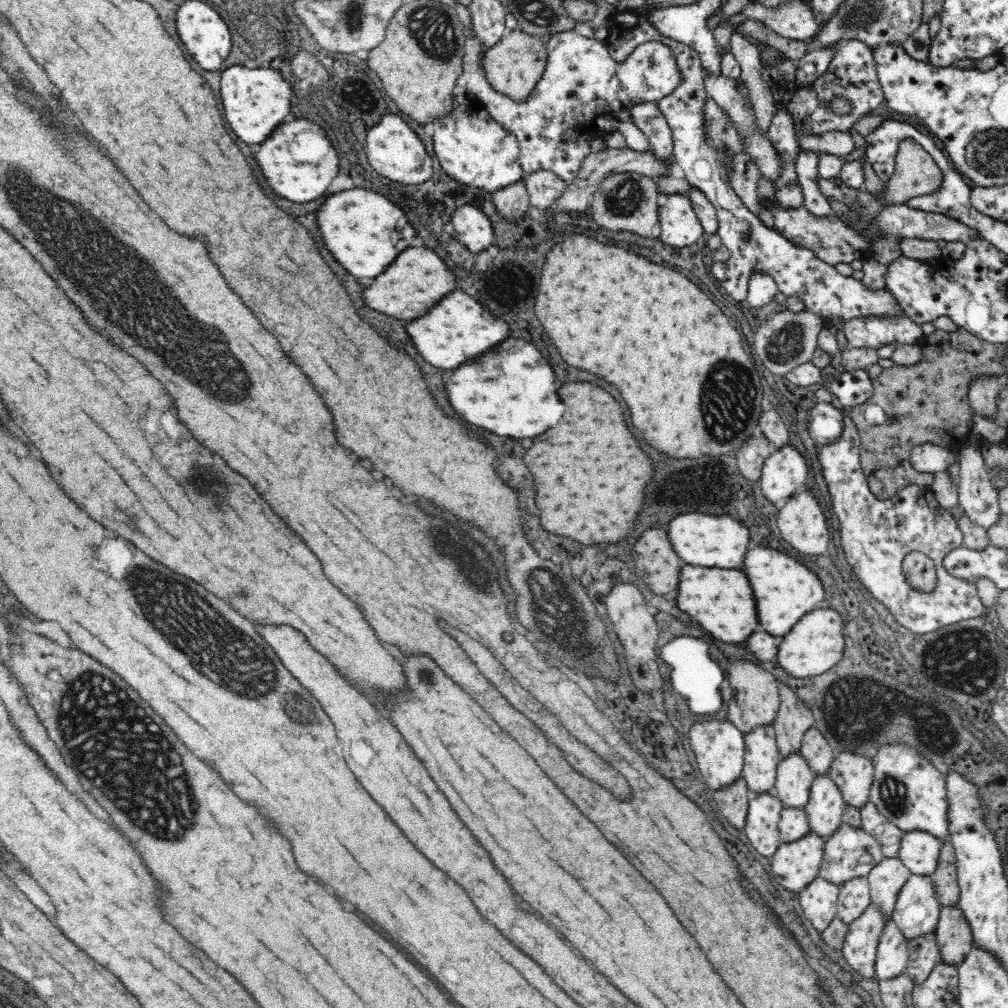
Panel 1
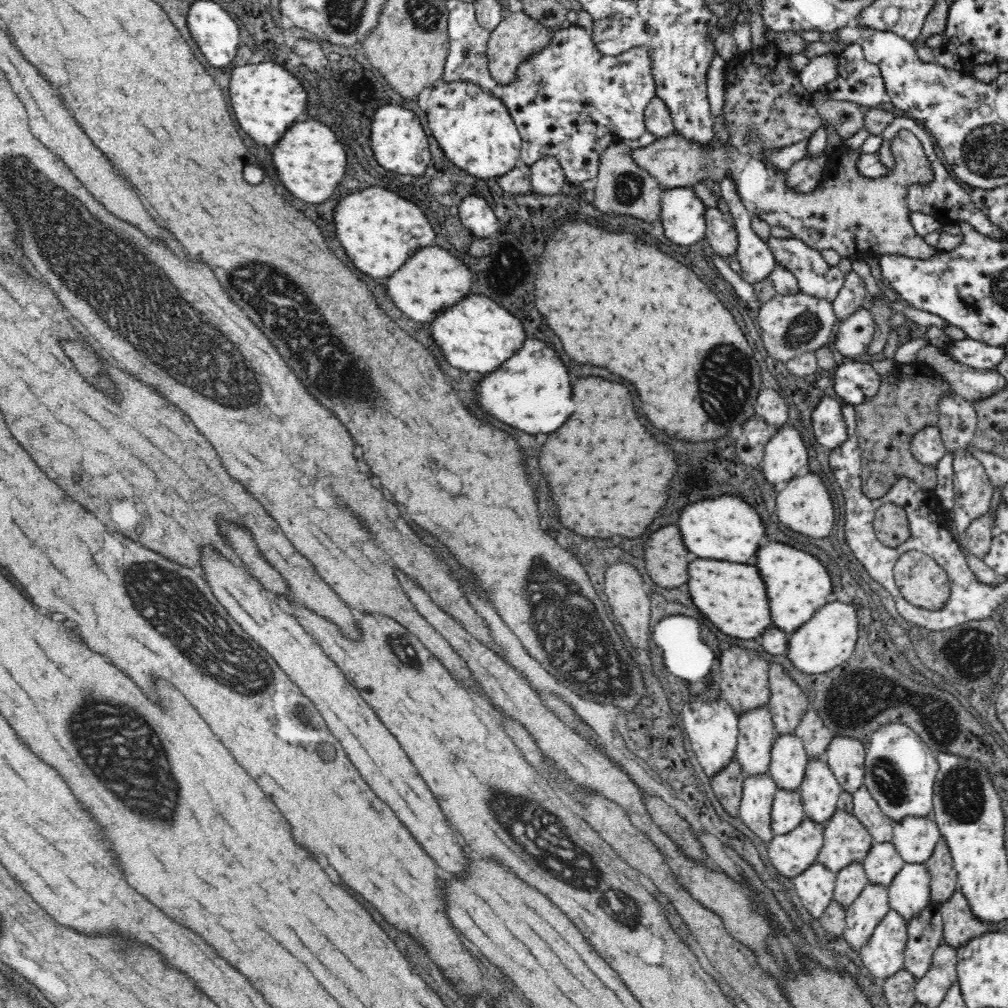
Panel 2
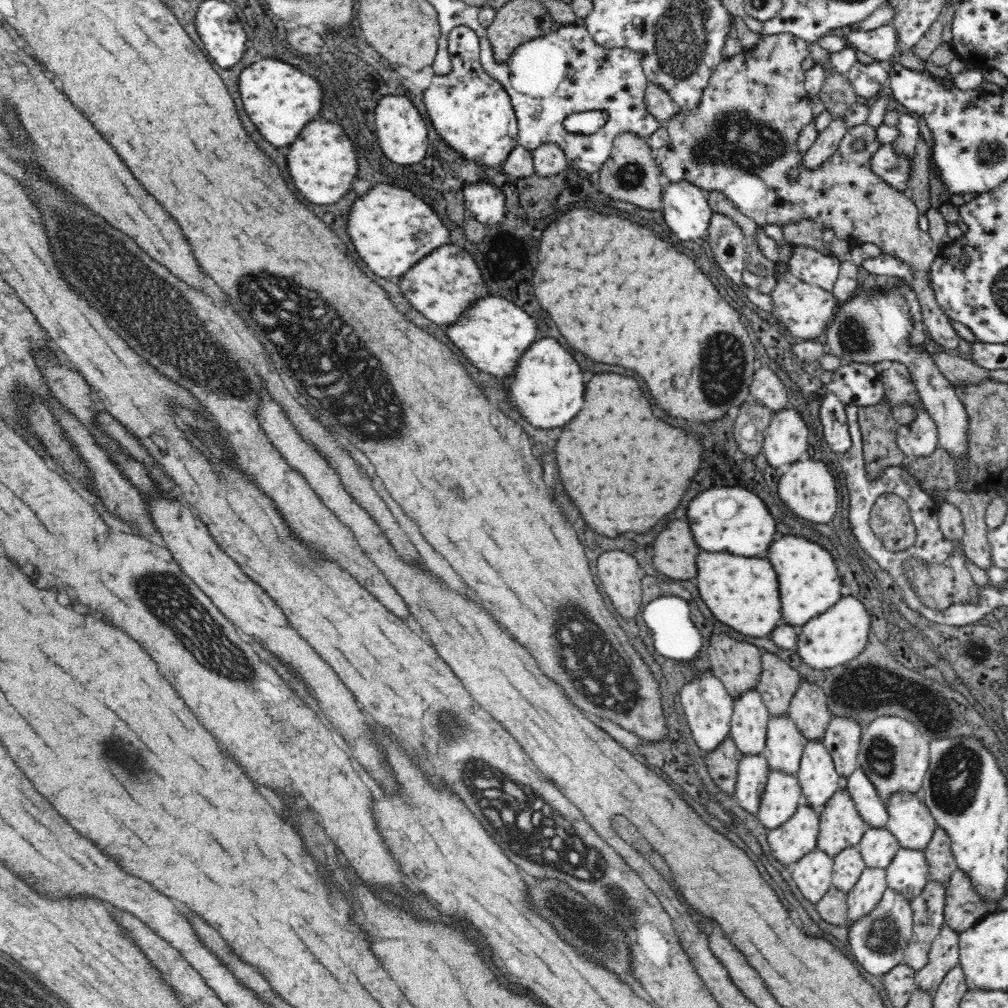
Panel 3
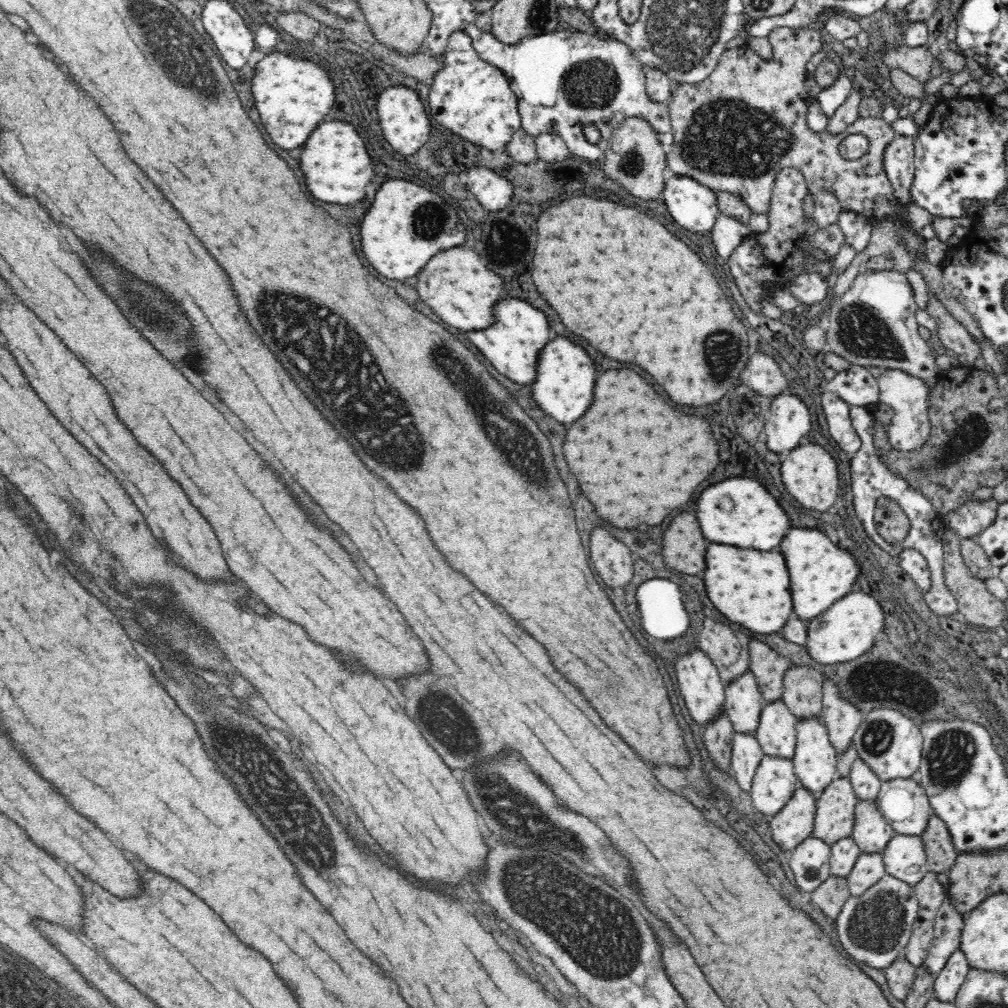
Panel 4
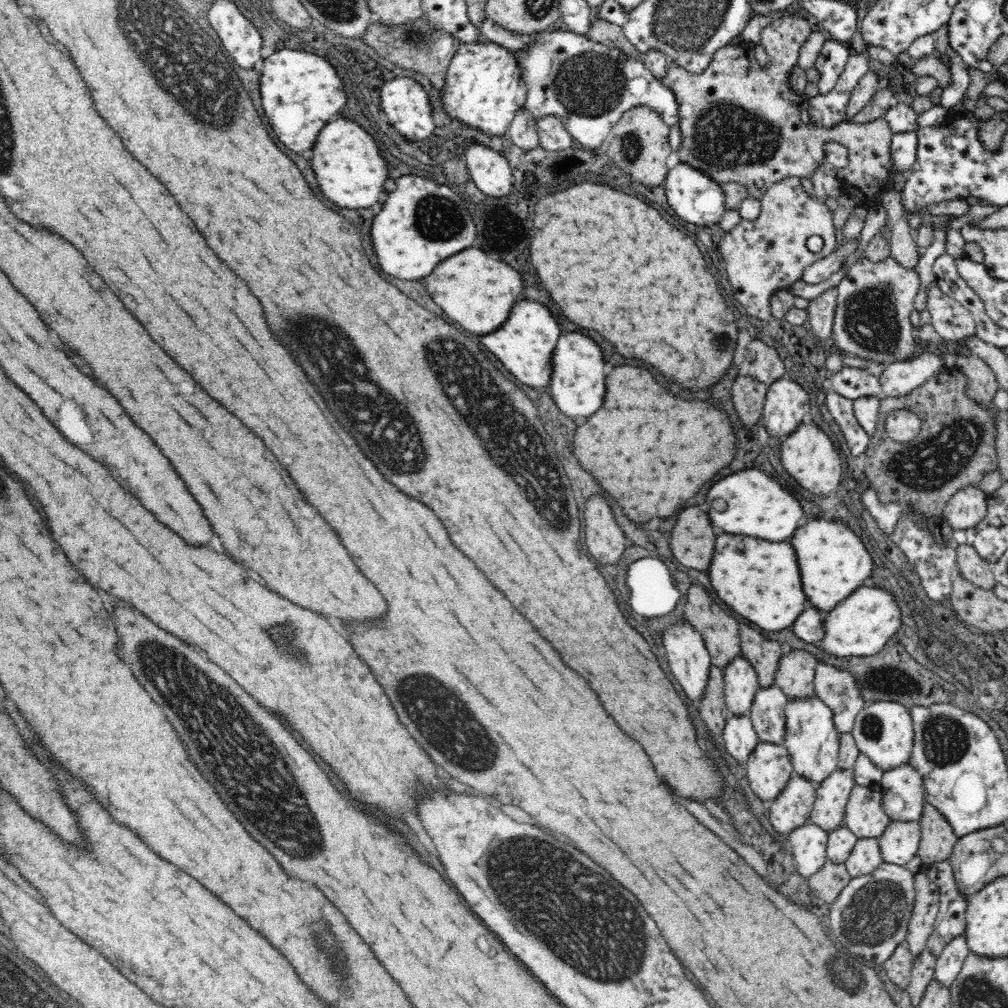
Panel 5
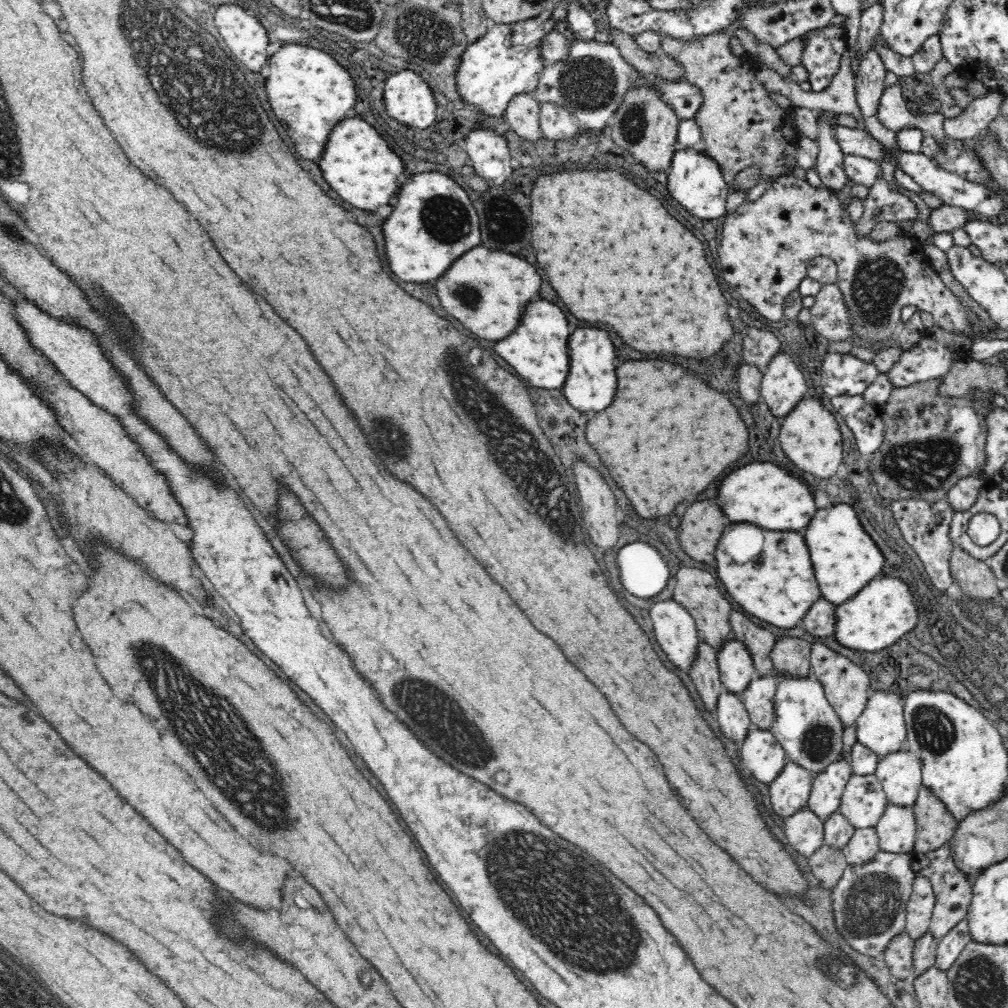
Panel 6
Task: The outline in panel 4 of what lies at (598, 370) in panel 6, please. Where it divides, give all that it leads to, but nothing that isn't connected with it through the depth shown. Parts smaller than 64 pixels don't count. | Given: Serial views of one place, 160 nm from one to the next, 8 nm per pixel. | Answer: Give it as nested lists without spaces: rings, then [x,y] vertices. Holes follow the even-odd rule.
[[[558,336],[540,350],[538,374],[532,384],[532,396],[538,402],[538,406],[546,414],[550,414],[556,422],[560,424],[576,422],[592,404],[594,382],[596,382],[596,368],[586,350],[574,344],[572,340]]]

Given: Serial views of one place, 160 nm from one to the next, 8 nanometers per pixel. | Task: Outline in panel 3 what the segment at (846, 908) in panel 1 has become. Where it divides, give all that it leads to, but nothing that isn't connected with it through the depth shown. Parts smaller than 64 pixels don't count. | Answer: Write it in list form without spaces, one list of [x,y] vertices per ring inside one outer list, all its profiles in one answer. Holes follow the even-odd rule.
[[[859,847],[842,850],[842,853],[836,855],[833,862],[832,886],[844,893],[850,892],[866,868]]]

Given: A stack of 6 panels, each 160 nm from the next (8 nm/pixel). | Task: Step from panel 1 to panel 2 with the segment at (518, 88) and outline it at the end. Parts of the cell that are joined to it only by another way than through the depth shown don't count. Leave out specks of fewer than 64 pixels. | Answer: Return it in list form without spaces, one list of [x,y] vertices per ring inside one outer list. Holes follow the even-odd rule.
[[[524,11],[510,13],[491,33],[487,43],[489,73],[498,85],[511,85],[517,81],[519,66],[544,50],[551,43],[553,30],[532,20]]]

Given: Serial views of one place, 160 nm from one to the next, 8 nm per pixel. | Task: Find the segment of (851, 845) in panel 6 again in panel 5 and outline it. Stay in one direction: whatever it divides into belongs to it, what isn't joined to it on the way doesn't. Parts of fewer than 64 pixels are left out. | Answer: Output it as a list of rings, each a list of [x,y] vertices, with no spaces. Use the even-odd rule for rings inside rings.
[[[877,838],[858,839],[846,862],[847,871],[851,878],[860,878],[875,872],[883,864],[882,852]]]

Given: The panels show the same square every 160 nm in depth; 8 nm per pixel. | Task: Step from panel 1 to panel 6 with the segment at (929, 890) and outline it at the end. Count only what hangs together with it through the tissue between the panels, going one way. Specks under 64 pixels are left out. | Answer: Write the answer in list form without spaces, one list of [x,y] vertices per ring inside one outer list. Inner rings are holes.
[[[888,803],[875,829],[879,838],[879,851],[910,855],[915,851],[917,824],[912,807]]]

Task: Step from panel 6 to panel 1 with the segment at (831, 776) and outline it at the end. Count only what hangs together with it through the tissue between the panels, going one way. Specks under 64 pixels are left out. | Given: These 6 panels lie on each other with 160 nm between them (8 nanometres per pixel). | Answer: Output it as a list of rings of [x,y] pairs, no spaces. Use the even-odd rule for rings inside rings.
[[[842,822],[839,829],[825,840],[825,850],[822,865],[819,870],[819,878],[840,888],[846,882],[852,882],[856,878],[868,878],[869,872],[884,862],[880,843],[864,829],[854,828],[846,822]]]

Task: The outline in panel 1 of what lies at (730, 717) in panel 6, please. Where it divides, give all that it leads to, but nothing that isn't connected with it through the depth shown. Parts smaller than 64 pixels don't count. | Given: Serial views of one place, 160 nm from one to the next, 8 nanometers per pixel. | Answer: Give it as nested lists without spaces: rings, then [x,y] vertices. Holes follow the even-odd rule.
[[[773,793],[751,795],[743,833],[754,849],[762,856],[771,858],[778,852],[781,838],[778,823],[783,809],[780,799]]]

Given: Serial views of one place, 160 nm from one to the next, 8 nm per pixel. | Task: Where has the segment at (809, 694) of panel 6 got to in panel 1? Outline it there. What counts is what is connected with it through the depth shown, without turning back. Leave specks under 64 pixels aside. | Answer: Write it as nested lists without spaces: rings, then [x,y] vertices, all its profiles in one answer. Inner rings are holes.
[[[829,775],[816,776],[812,781],[809,801],[804,809],[809,827],[818,836],[826,840],[839,829],[845,802],[838,785]]]

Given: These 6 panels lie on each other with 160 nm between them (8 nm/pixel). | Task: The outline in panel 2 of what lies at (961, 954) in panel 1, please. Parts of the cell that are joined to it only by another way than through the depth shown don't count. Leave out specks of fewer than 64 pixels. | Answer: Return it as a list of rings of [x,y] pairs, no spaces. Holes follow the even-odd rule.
[[[957,890],[946,902],[941,903],[940,915],[944,923],[943,943],[956,950],[974,937],[1004,930],[1004,926],[984,925],[984,922],[976,919],[960,890]]]

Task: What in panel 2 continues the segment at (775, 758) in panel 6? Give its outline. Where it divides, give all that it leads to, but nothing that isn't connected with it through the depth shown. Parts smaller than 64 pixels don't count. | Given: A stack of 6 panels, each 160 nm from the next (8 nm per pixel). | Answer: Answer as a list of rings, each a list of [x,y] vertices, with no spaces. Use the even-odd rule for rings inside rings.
[[[778,789],[774,795],[771,827],[774,835],[786,835],[806,820],[801,793]]]

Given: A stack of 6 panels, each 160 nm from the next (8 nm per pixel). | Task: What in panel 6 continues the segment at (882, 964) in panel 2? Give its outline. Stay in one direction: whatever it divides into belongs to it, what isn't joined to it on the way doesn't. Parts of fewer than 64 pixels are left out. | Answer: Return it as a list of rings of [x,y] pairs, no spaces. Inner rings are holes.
[[[879,851],[872,862],[864,865],[848,865],[844,876],[831,890],[831,907],[834,910],[834,920],[840,936],[858,952],[874,958],[882,958],[888,943],[906,928],[907,904],[911,899],[913,884],[917,874],[913,870],[910,854],[889,854]]]

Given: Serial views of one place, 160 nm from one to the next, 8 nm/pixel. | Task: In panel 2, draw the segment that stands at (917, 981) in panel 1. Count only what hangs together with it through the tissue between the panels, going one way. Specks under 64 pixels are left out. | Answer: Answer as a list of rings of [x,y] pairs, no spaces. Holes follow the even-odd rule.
[[[932,902],[924,914],[914,917],[907,924],[907,945],[904,953],[903,968],[917,979],[922,978],[932,964],[935,950],[943,944],[941,903]]]

